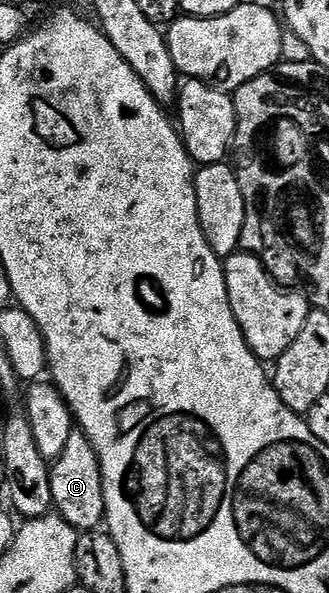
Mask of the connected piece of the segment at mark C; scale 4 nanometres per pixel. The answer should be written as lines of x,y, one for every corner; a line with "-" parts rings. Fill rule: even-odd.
78,428
73,429
72,435
66,440
66,448
62,448
62,456
58,456
50,466
50,492
52,493
52,505
55,513
66,524
73,526
78,532
97,529
105,521
104,517
104,485
102,484
102,472
100,461
90,444
90,440

